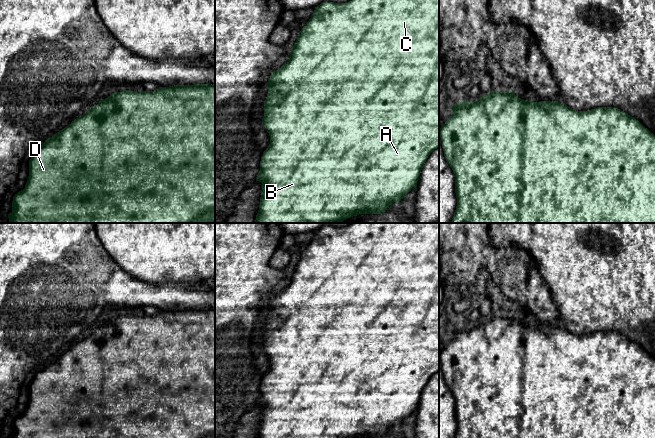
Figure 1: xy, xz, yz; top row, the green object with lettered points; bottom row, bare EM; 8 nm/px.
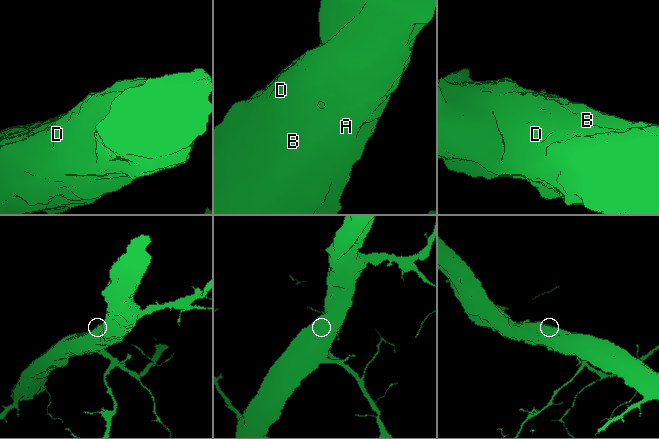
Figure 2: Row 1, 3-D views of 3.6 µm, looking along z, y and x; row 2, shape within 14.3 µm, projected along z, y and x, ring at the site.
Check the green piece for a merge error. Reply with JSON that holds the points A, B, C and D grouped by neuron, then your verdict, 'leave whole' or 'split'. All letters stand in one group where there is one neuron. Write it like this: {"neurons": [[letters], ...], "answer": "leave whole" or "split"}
{"neurons": [["A", "B", "C", "D"]], "answer": "leave whole"}

